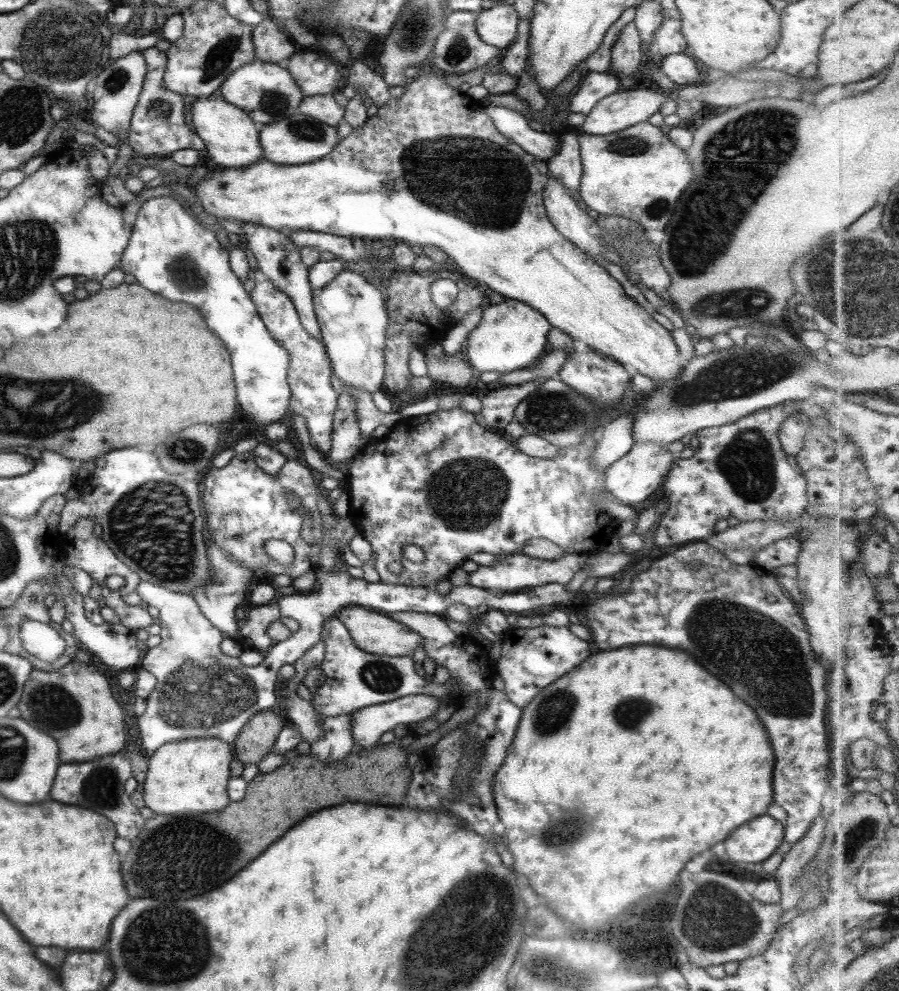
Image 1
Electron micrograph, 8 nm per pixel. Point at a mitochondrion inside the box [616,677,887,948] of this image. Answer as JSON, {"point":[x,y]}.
{"point":[862,833]}

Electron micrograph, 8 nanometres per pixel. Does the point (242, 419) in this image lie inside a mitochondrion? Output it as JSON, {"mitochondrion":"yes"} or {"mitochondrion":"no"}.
{"mitochondrion":"no"}

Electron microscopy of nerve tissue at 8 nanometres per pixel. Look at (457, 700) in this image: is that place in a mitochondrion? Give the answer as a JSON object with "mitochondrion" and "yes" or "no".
{"mitochondrion":"no"}

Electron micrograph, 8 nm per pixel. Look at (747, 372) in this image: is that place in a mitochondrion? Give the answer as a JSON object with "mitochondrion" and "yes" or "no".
{"mitochondrion":"yes"}

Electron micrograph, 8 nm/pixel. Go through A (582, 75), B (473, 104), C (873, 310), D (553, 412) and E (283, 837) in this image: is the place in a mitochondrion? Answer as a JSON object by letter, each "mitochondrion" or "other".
{"A":"other","B":"other","C":"mitochondrion","D":"mitochondrion","E":"other"}

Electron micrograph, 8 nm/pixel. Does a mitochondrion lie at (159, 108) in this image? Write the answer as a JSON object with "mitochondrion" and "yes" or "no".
{"mitochondrion":"yes"}

